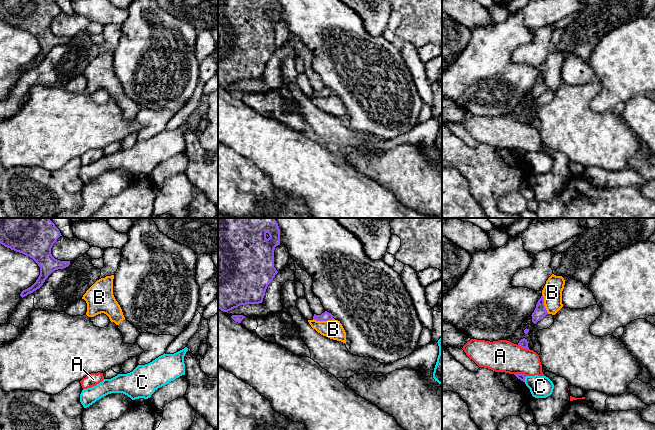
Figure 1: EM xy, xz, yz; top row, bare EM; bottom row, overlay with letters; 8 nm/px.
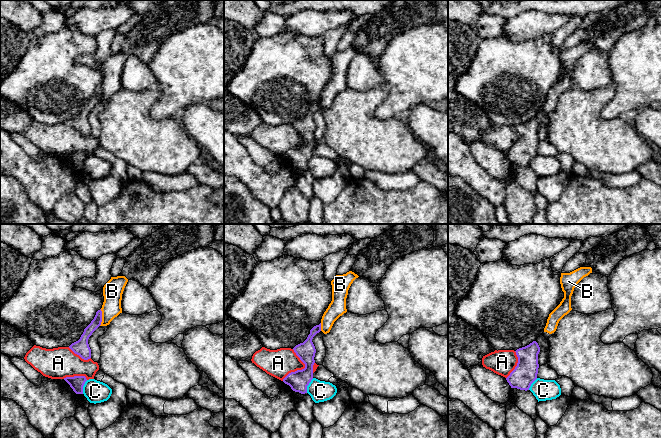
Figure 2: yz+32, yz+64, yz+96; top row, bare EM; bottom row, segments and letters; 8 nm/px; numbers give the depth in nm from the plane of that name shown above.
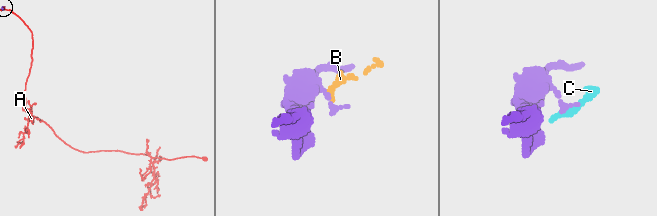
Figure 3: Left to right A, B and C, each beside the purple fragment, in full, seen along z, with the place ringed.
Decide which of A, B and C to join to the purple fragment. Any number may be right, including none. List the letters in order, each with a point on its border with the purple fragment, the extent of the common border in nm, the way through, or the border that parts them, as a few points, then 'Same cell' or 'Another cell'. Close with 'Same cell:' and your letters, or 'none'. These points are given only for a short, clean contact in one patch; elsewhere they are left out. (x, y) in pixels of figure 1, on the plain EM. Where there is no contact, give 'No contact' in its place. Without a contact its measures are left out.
A: Touches purple at yz (523, 123). Shared border 100 nm. Boundary: yz (518, 120), (528, 125). Another cell
B: Touches purple at xz (323, 96). Shared border 170 nm. Boundary: xz (313, 94), (316, 96), (333, 95). Another cell
C: Touches purple at yz (524, 155). Shared border 40 nm. Boundary: yz (525, 153), (523, 157). Another cell
Same cell: none

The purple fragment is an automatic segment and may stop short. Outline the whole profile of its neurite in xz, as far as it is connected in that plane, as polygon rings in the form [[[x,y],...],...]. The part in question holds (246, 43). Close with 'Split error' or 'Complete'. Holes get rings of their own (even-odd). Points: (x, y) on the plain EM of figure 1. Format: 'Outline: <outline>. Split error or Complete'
Outline: [[[218,0],[218,85],[228,88],[240,81],[262,79],[268,61],[278,49],[274,43],[274,25],[278,21],[278,0]]]. Complete

